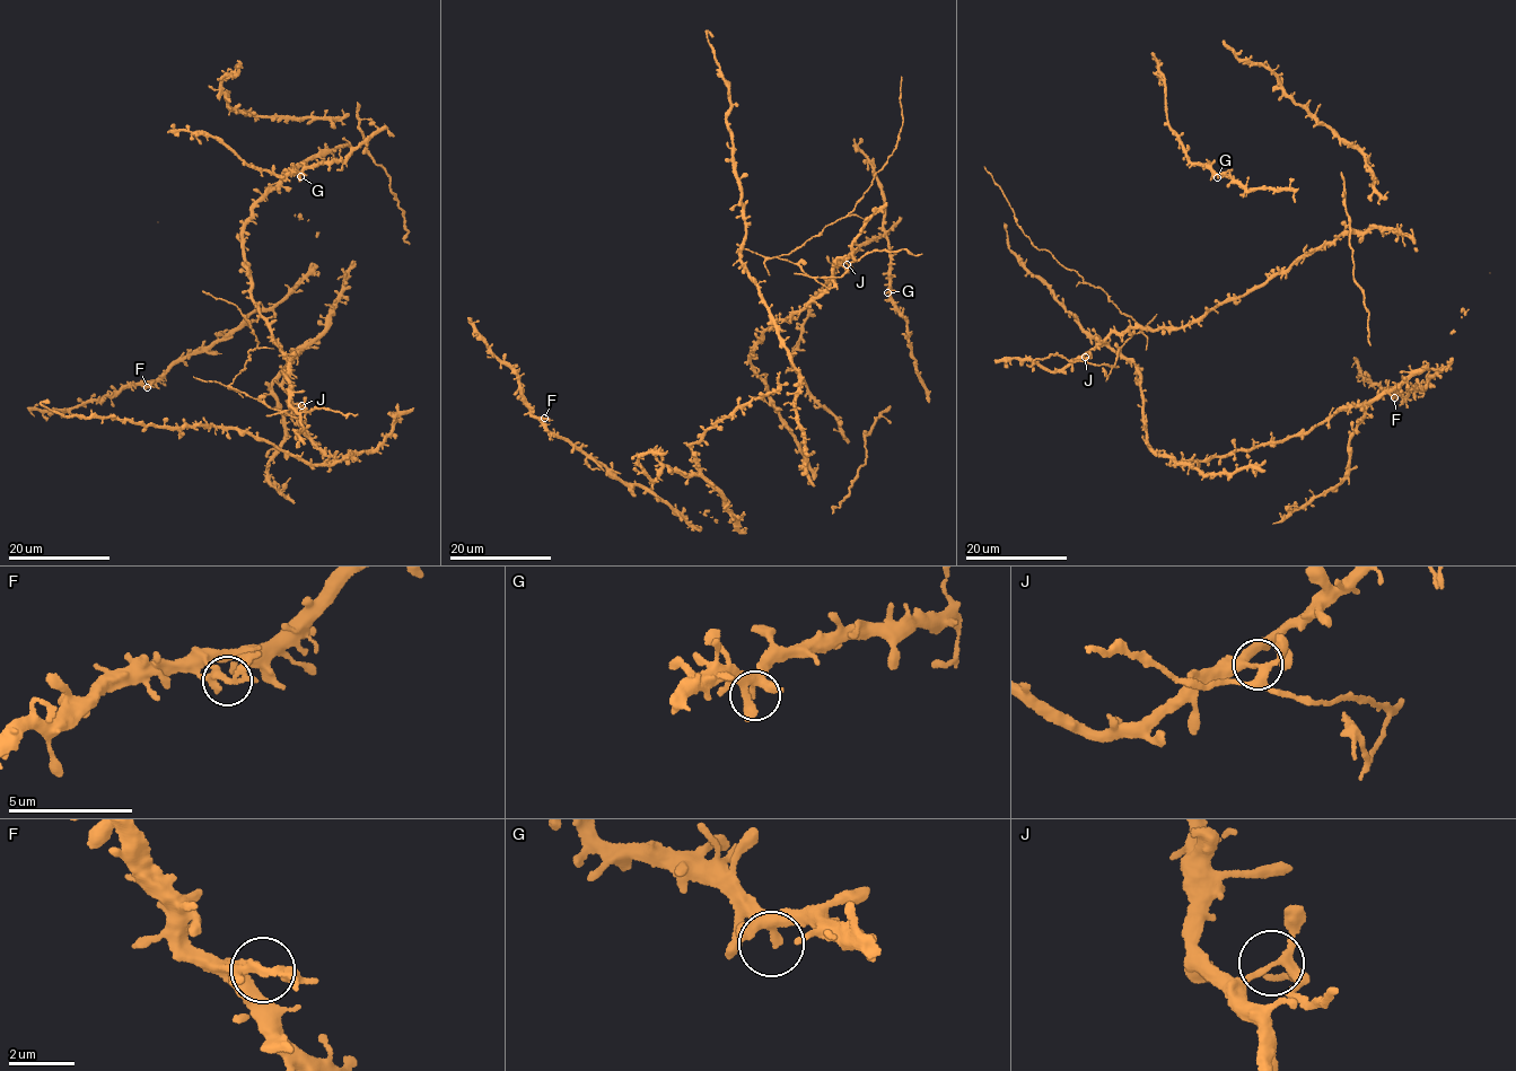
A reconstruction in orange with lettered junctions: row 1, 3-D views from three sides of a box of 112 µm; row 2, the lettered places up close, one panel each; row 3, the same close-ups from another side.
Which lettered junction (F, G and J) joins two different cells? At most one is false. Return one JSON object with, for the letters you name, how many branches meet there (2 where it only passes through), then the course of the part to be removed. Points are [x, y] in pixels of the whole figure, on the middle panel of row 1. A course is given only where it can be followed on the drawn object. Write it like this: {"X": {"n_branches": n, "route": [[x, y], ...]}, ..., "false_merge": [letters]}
{"J": {"n_branches": 4, "route": [[848, 264], [840, 277], [812, 277], [771, 257], [850, 212], [872, 185], [900, 138], [902, 76]]}, "false_merge": ["J"]}

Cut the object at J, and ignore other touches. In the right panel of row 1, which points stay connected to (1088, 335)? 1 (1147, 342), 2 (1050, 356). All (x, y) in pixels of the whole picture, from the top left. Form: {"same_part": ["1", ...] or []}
{"same_part": []}

